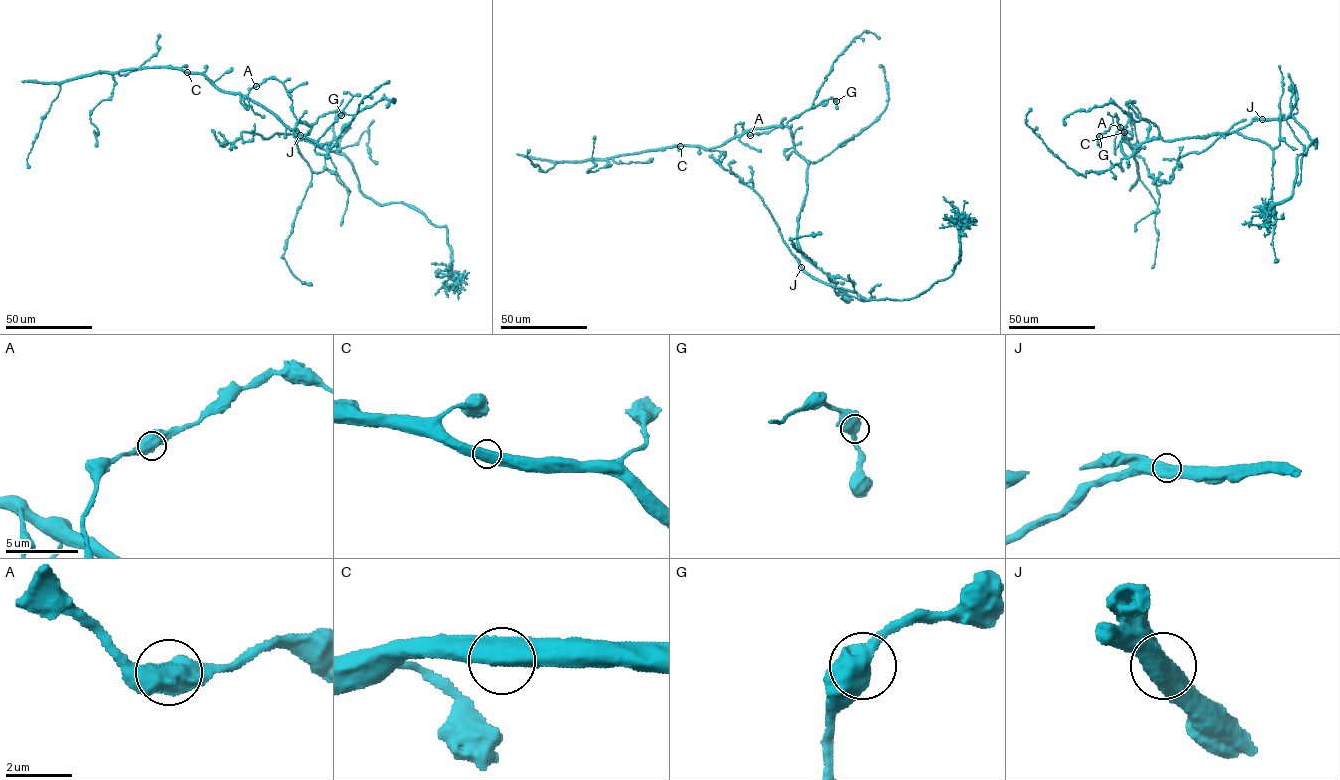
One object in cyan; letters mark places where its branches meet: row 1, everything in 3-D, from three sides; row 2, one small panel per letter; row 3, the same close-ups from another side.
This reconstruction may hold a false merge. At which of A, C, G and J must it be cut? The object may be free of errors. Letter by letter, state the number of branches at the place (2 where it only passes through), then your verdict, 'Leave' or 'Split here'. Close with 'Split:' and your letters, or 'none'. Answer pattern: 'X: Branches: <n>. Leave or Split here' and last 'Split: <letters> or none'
A: Branches: 2. Leave
C: Branches: 2. Leave
G: Branches: 2. Leave
J: Branches: 2. Split here
Split: J

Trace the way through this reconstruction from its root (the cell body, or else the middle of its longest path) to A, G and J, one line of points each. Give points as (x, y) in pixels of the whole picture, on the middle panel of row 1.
A: (847, 299), (798, 242), (808, 162), (792, 133), (774, 126), (736, 136), (736, 124), (744, 122), (750, 135)
G: (847, 299), (798, 242), (808, 162), (787, 125), (822, 101), (836, 101)
J: (847, 299), (841, 299), (844, 291), (813, 279), (801, 267)

